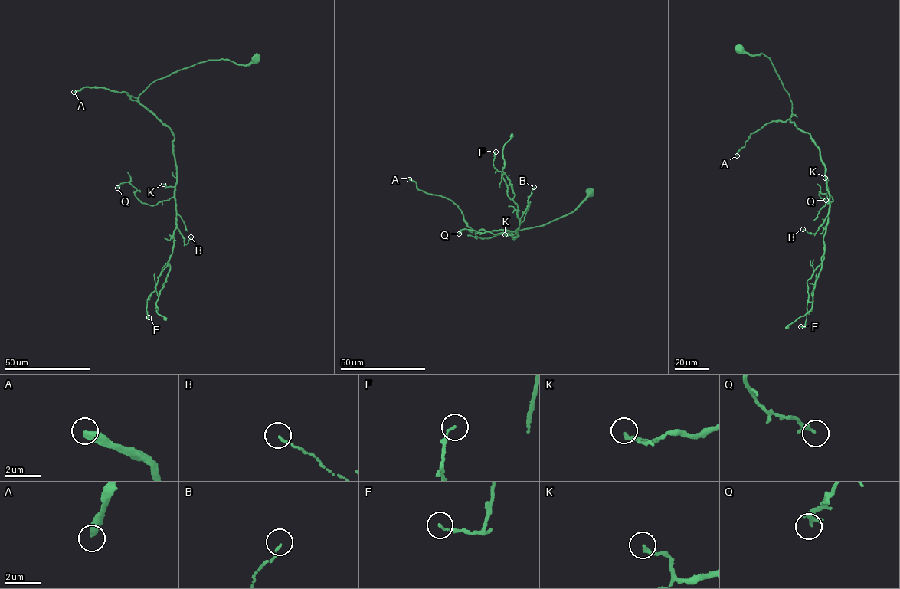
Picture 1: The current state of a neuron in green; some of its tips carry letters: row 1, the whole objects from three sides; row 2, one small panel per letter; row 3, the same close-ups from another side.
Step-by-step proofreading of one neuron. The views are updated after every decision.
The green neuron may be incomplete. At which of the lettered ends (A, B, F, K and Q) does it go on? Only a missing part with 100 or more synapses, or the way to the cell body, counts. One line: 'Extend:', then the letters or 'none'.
Extend: A

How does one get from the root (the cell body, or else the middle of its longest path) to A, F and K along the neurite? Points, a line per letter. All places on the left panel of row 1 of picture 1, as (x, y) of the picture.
A: (256, 58), (244, 66), (222, 59), (200, 62), (157, 79), (137, 100), (127, 92), (103, 87), (73, 92)
F: (256, 58), (200, 62), (139, 96), (173, 134), (176, 168), (172, 251), (147, 300), (148, 317)
K: (256, 58), (244, 66), (200, 62), (157, 79), (139, 96), (173, 134), (176, 184), (163, 184)

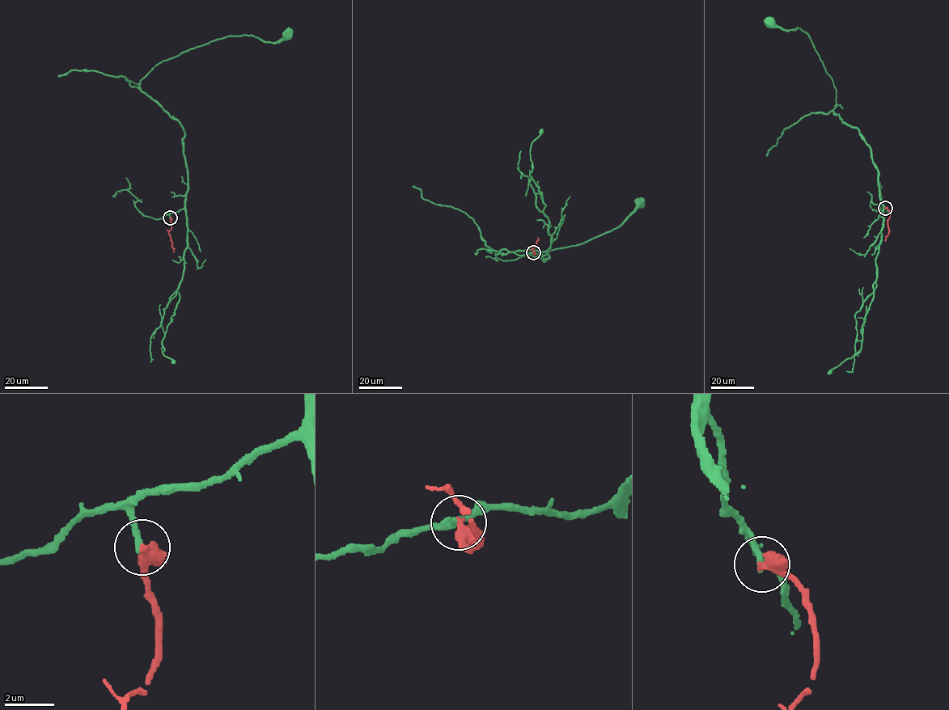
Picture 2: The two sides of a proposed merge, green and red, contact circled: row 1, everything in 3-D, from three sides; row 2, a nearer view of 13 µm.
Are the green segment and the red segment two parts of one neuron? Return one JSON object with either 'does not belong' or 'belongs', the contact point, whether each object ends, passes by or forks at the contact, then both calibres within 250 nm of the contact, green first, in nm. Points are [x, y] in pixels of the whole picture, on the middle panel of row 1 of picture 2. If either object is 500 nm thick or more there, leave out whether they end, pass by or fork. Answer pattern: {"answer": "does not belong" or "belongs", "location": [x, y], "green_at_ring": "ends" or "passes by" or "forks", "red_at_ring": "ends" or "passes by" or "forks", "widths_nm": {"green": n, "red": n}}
{"answer": "does not belong", "location": [533, 252], "green_at_ring": "ends", "red_at_ring": "passes by", "widths_nm": {"green": 220, "red": 400}}

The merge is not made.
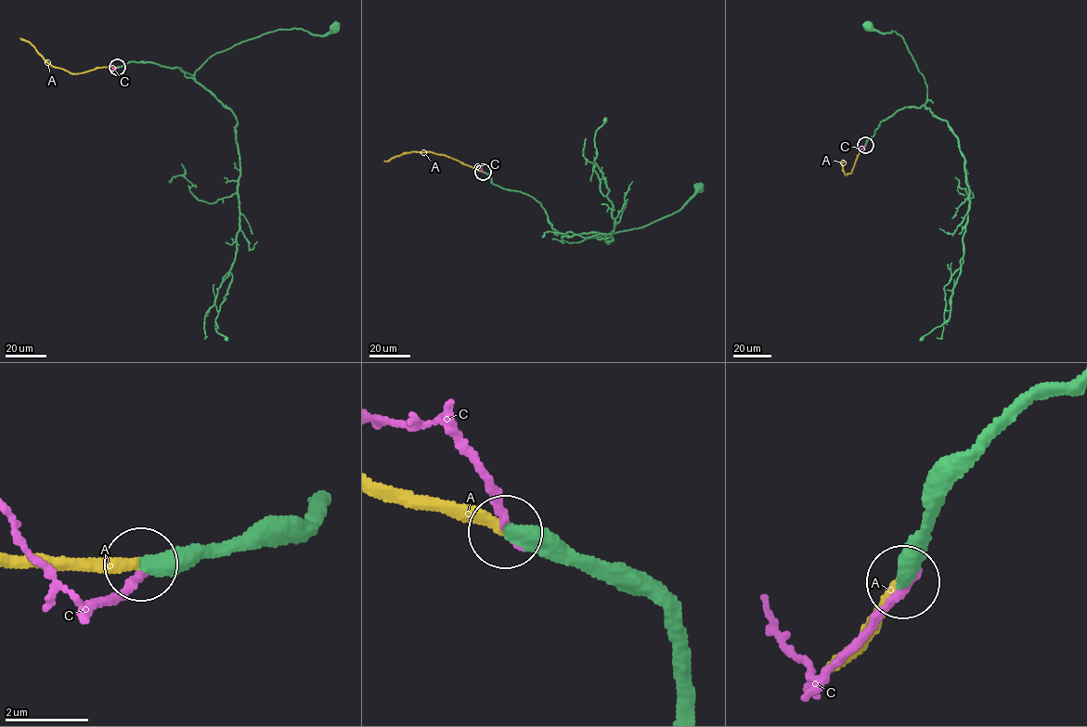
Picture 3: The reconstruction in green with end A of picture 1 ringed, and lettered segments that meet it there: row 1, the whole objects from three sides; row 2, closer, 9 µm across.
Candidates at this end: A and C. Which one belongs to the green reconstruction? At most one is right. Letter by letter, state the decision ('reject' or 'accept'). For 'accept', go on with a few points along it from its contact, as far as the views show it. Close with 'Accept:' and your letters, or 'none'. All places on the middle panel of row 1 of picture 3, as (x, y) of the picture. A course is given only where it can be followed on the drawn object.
A: accept | via (483, 172), (445, 155), (428, 151), (403, 154), (383, 161)
C: reject
Accept: A

